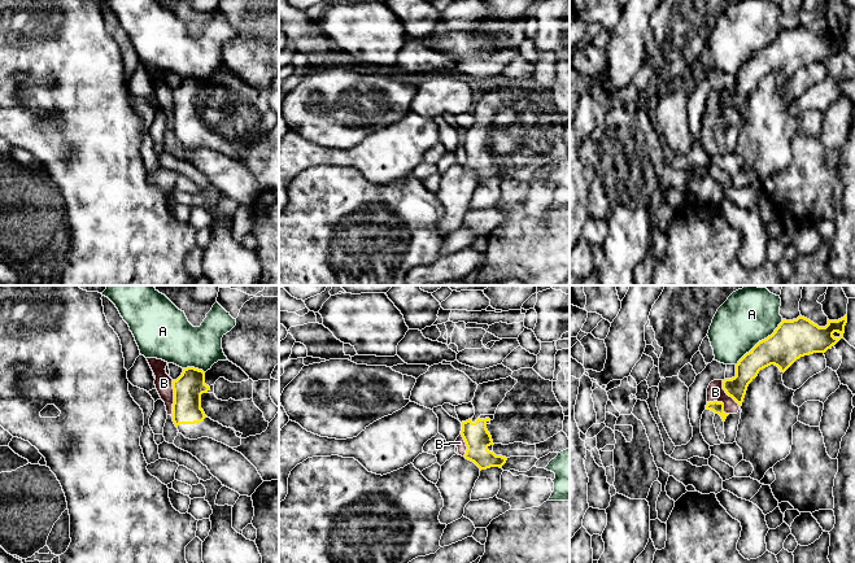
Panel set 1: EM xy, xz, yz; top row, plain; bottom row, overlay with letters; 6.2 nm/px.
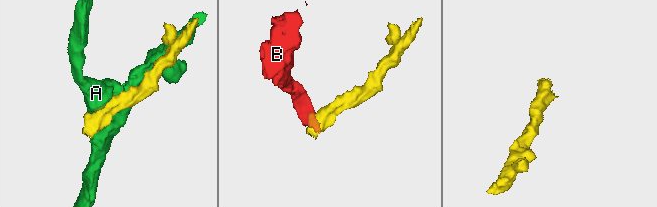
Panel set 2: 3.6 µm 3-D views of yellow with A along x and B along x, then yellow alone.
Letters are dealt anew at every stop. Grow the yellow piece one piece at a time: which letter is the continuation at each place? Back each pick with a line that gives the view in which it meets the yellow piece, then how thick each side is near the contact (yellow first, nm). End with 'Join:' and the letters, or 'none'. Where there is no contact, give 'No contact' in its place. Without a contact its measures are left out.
Join: none

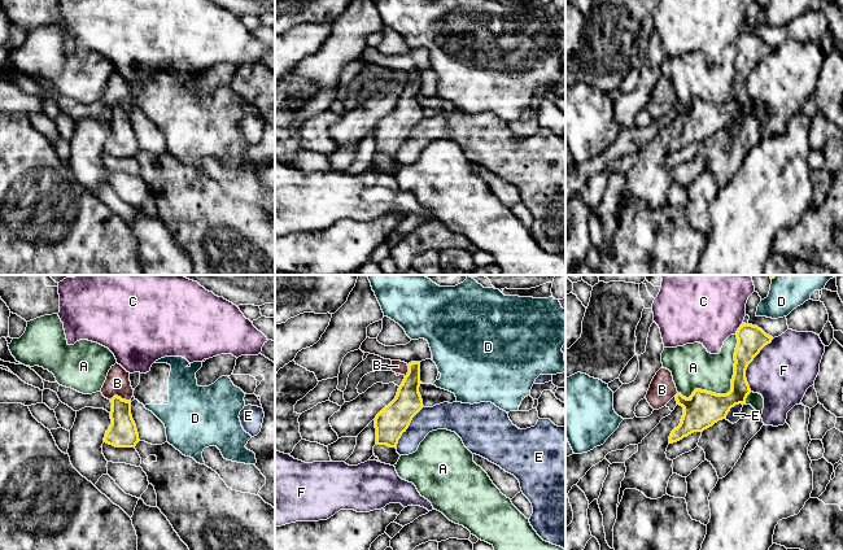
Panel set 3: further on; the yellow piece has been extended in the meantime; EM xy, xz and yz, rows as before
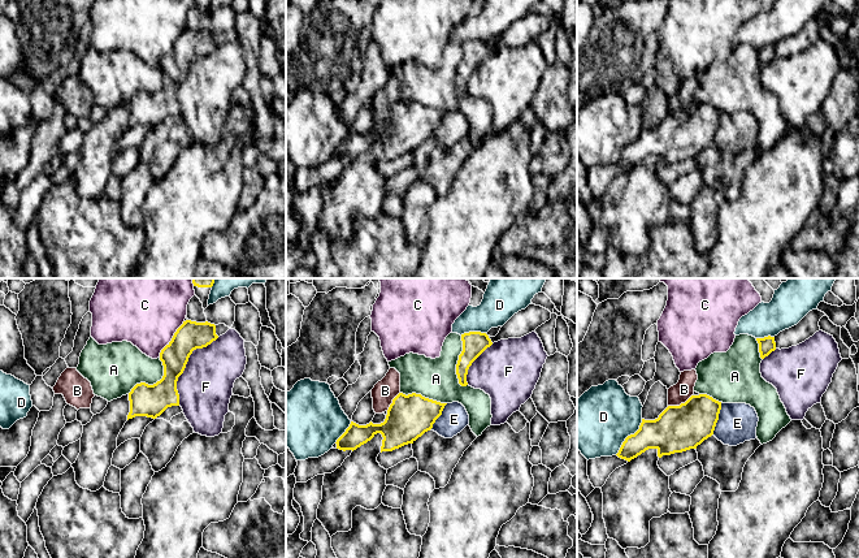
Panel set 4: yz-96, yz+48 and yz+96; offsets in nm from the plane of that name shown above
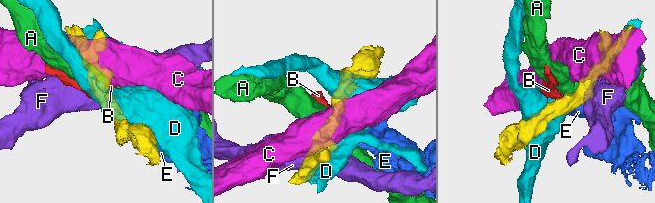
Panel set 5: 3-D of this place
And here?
Join: none

